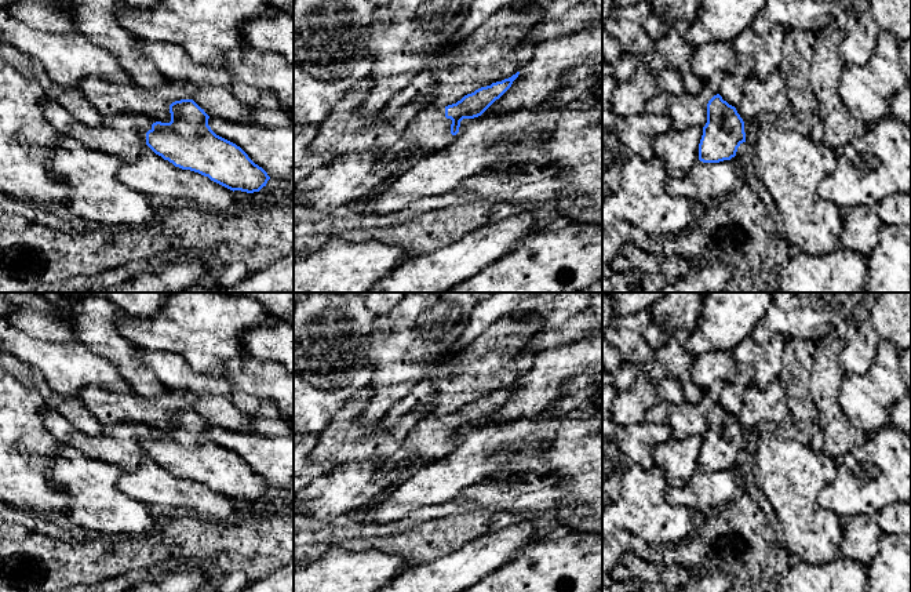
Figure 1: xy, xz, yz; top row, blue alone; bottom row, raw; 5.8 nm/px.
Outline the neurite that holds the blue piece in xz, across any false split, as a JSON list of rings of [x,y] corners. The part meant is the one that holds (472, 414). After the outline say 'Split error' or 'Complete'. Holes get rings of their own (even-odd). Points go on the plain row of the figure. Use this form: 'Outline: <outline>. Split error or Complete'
Outline: [[[520,381],[502,391],[481,396],[445,417],[427,415],[419,420],[409,431],[401,447],[375,473],[375,479],[397,469],[412,454],[418,454],[419,461],[404,469],[404,477],[409,477],[418,469],[427,468],[448,455],[456,447],[460,431],[481,425],[511,396],[518,384]]]. Split error

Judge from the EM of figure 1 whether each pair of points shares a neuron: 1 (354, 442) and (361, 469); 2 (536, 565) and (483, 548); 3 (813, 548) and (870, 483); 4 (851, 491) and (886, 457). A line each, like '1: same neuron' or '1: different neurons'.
1: different neurons
2: different neurons
3: different neurons
4: same neuron

